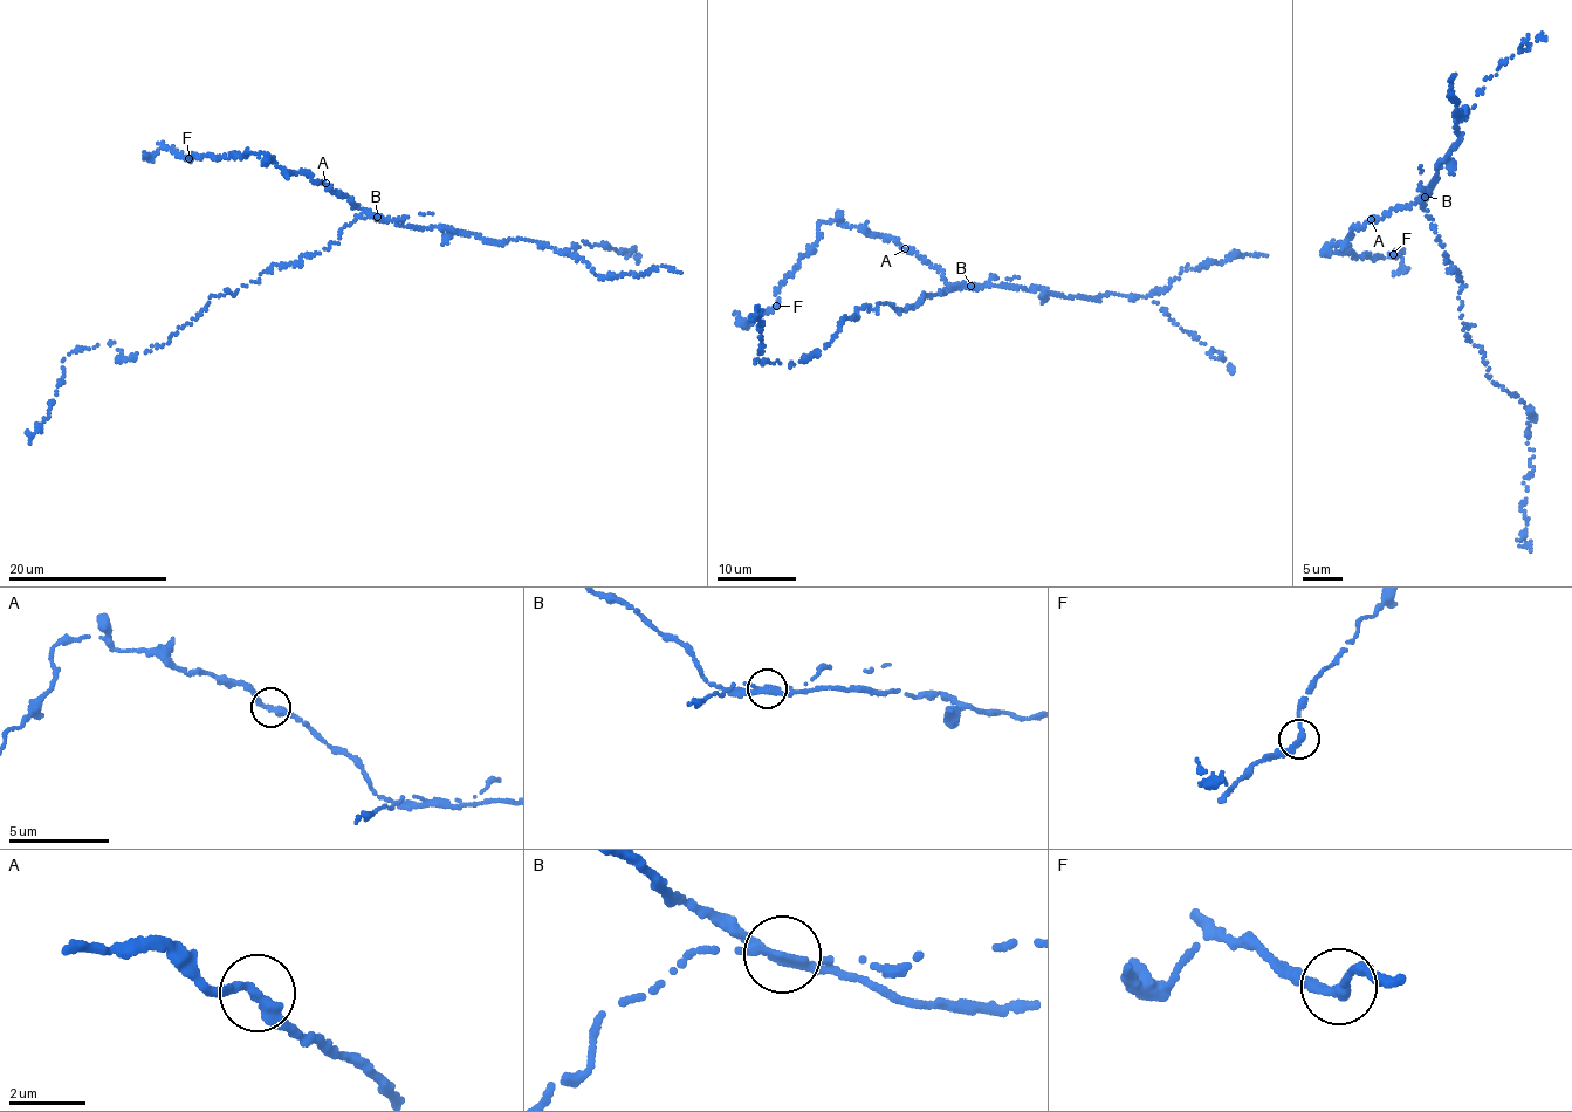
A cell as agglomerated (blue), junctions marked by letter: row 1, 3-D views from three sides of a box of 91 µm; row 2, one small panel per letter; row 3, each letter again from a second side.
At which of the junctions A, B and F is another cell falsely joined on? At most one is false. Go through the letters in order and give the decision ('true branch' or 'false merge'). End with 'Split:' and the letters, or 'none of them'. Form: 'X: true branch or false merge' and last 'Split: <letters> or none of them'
A: true branch
B: false merge
F: true branch
Split: B

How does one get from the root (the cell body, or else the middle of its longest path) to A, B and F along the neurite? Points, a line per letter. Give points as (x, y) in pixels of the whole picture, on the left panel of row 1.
A: (285, 266), (325, 251), (338, 240), (340, 230), (359, 217), (372, 215), (328, 189), (325, 183)
B: (285, 266), (325, 251), (338, 240), (340, 230), (359, 217), (378, 217)
F: (285, 266), (325, 251), (340, 230), (372, 215), (262, 155), (189, 158)

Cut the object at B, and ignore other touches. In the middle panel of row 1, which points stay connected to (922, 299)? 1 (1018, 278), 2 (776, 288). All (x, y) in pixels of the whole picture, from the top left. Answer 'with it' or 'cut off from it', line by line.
1: with it
2: cut off from it

